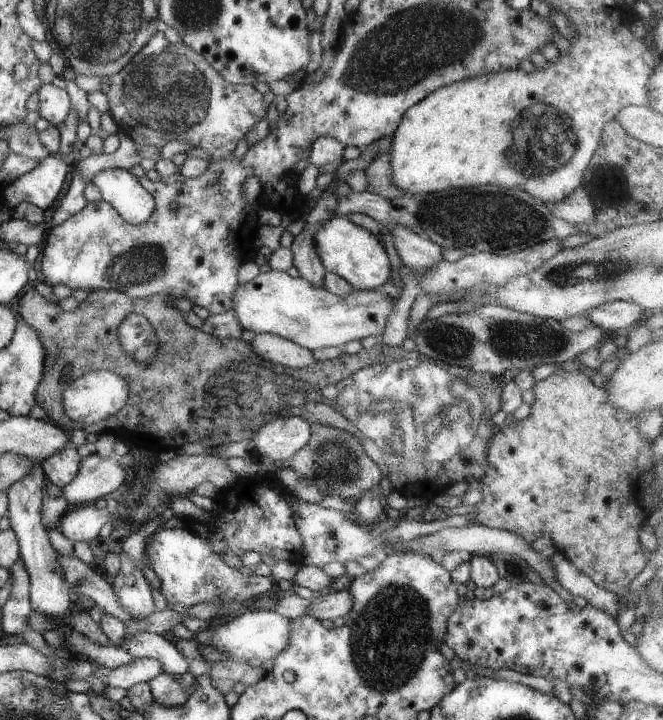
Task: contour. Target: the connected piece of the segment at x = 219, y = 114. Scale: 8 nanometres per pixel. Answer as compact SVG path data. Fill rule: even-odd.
M159 31L151 40L144 46L129 62L120 70L116 75L112 77L103 78L103 88L101 89L108 97L109 103L109 114L114 118L120 131L126 132L132 141L136 144L151 144L156 147L162 148L168 142L183 141L191 143L196 148L203 149L209 159L214 161L223 160L230 157L236 150L238 142L246 138L246 134L254 129L254 126L258 124L264 117L267 116L268 106L264 102L264 95L257 92L252 85L234 85L225 82L222 76L214 70L212 66L199 54L196 53L192 48L189 48L186 44L171 44L164 34Z

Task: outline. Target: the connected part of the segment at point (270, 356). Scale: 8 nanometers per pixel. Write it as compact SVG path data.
M256 334L249 346L259 358L288 369L302 369L317 362L312 351L277 335Z

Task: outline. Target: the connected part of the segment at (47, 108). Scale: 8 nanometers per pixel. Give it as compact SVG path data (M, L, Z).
M52 83L43 84L36 94L40 99L39 114L52 126L60 125L73 108L67 90L61 90Z

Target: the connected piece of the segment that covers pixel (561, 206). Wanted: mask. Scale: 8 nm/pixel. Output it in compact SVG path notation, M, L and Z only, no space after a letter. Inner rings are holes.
M584 185L578 187L570 196L566 196L559 204L546 204L546 208L554 218L564 222L584 223L596 218L590 188L586 190Z

